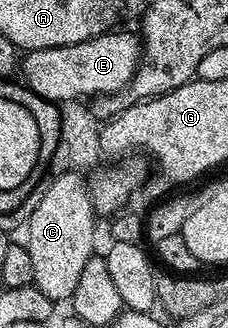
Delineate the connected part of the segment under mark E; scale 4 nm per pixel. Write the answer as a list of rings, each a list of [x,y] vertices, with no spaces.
[[[111,30],[78,44],[27,51],[22,58],[25,84],[40,97],[57,104],[119,93],[133,78],[142,53],[139,35],[122,31]]]

